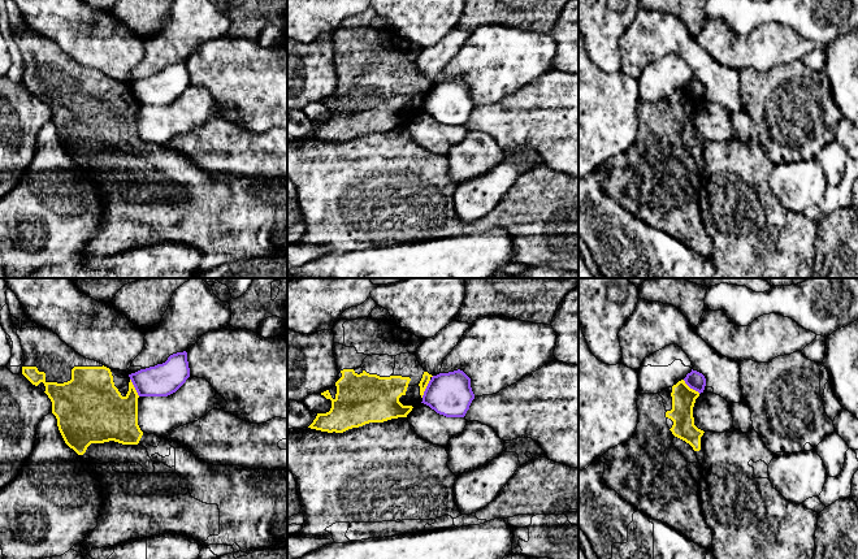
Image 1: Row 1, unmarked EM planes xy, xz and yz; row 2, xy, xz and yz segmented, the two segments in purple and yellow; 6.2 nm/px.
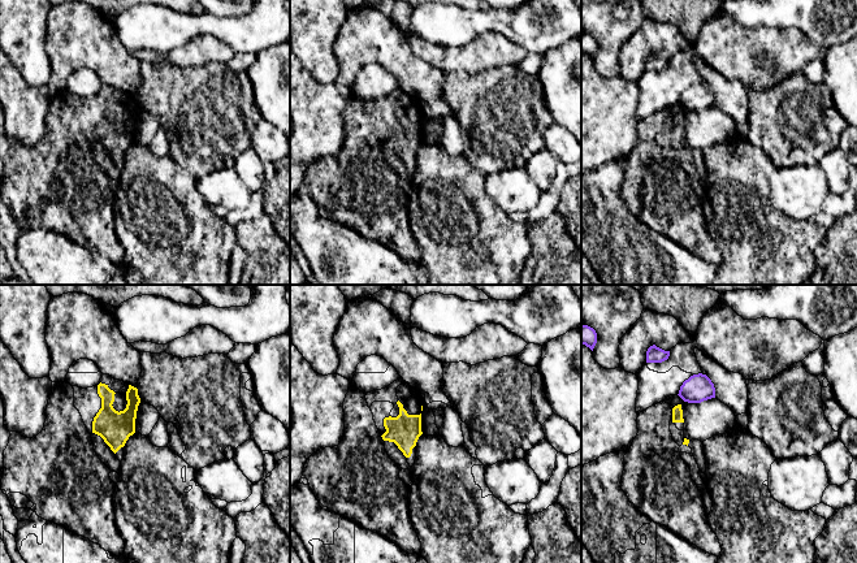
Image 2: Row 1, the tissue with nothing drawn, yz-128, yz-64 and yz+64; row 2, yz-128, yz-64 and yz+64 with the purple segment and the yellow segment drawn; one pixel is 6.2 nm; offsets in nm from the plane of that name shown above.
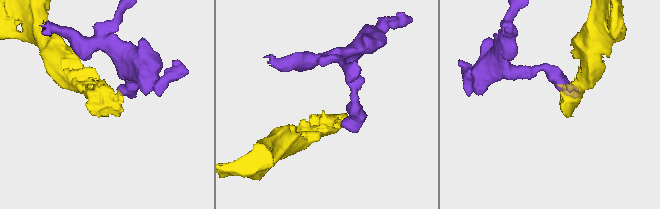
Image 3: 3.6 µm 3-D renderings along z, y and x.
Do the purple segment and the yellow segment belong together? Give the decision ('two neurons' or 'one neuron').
two neurons

